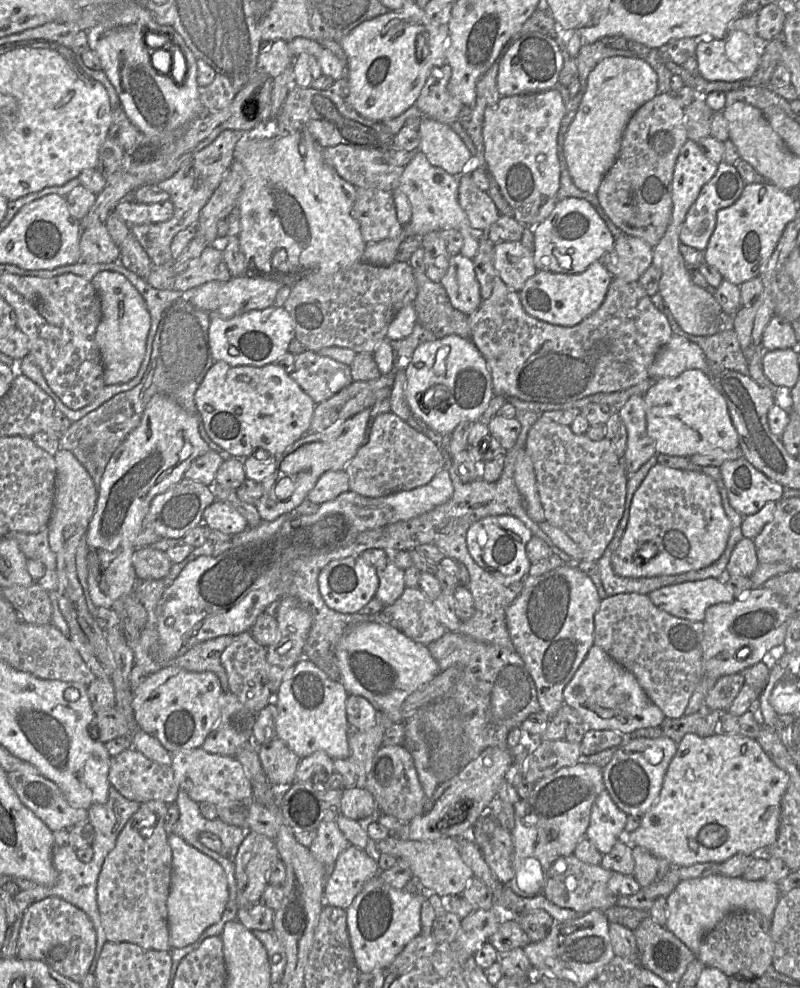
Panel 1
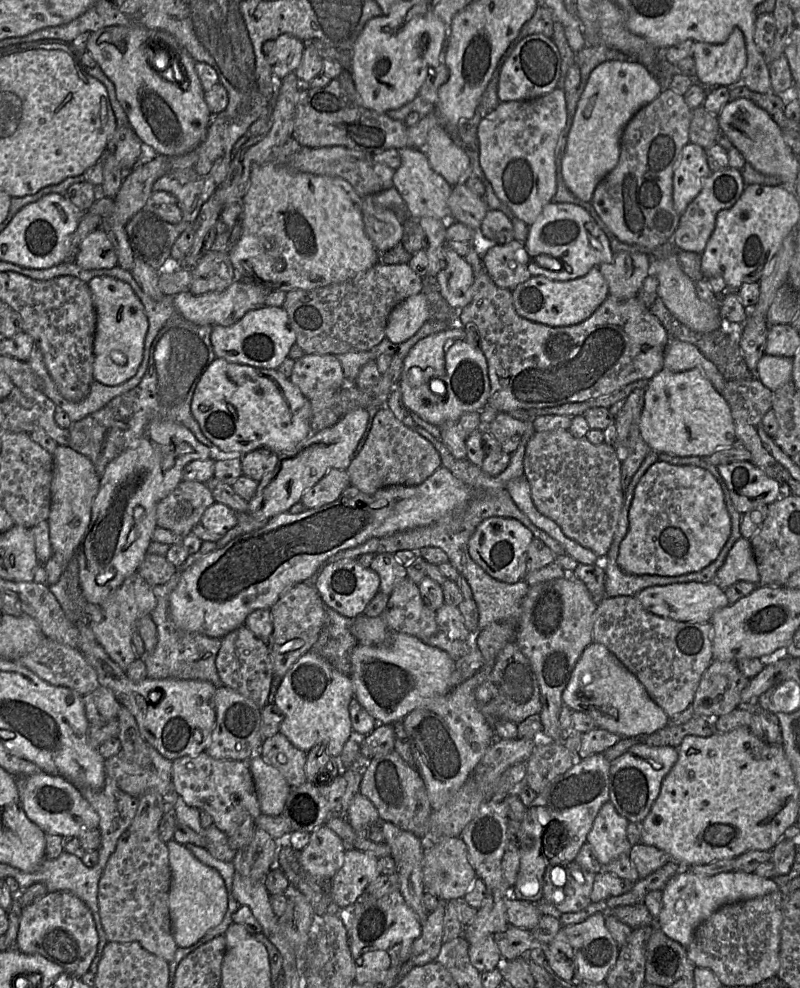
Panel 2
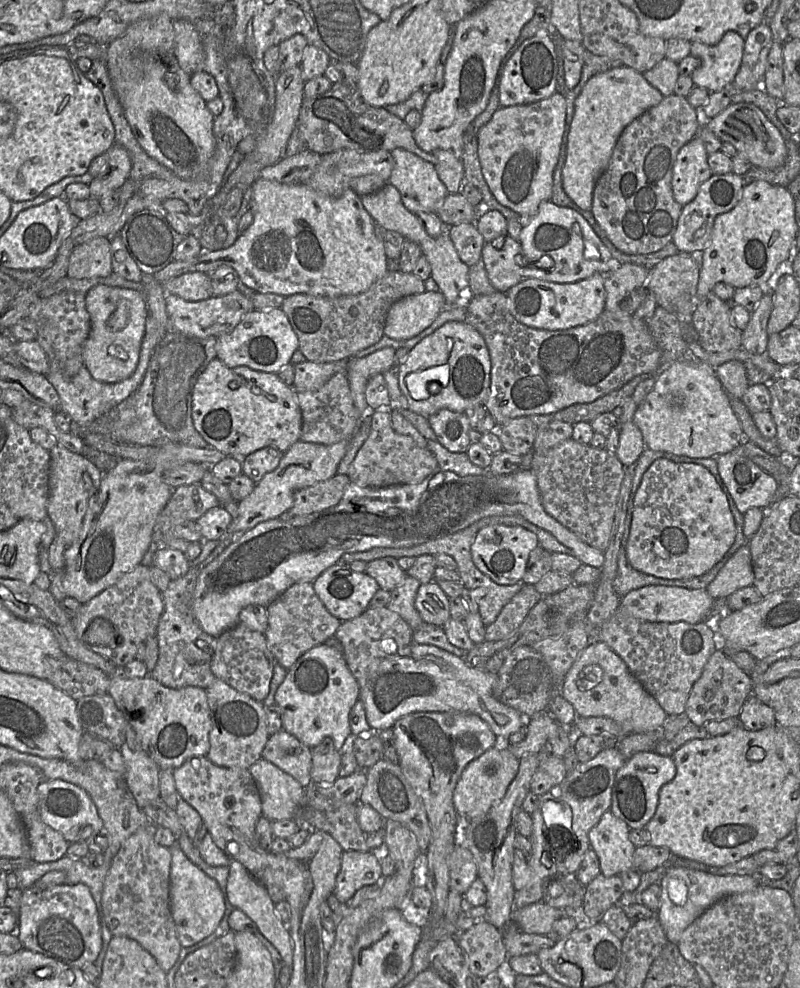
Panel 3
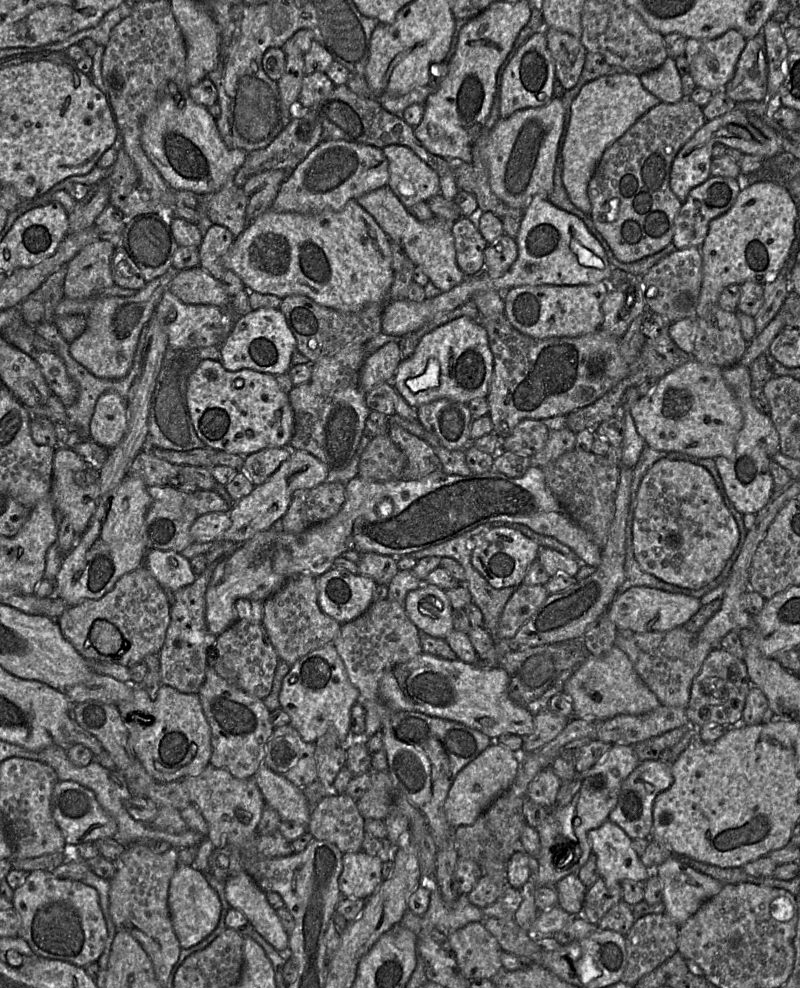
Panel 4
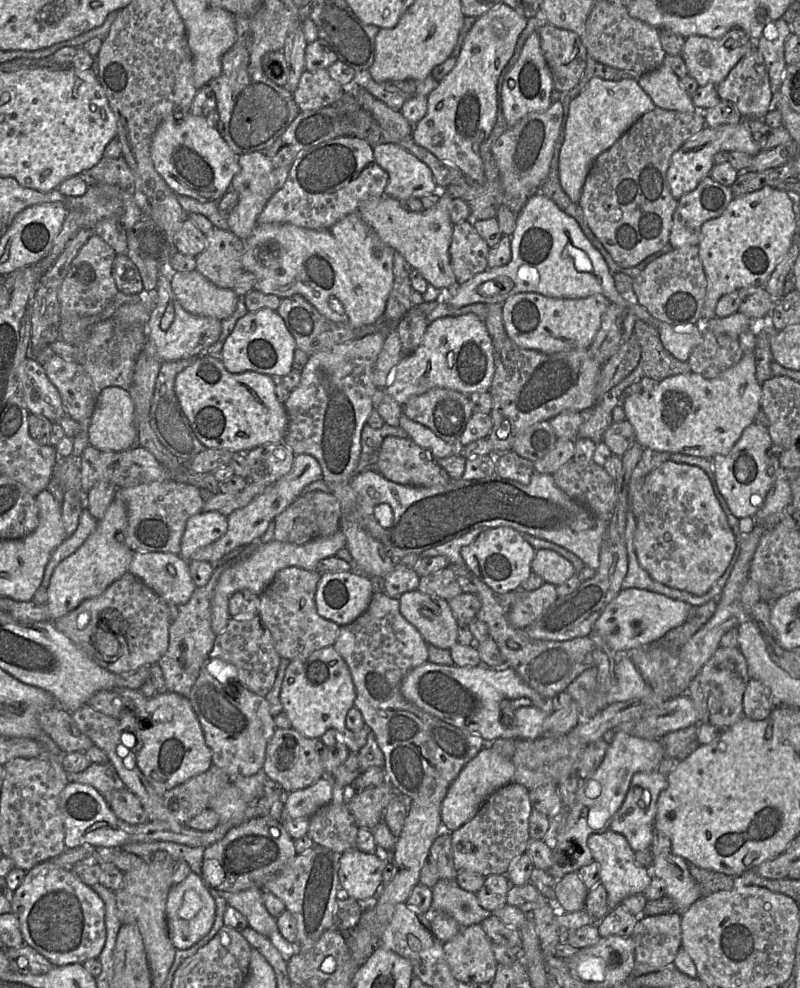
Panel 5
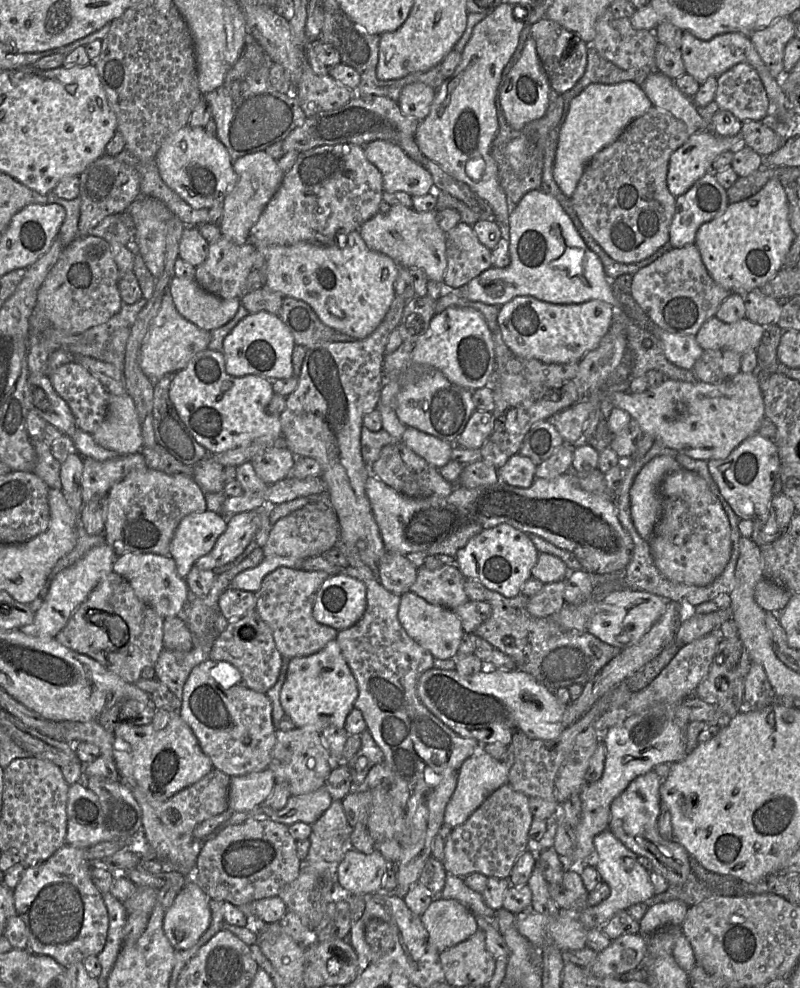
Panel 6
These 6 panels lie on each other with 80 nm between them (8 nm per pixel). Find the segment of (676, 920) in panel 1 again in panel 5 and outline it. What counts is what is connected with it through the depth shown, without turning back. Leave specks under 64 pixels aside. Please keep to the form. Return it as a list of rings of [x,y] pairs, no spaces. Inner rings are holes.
[[[672,852],[653,857],[652,876],[659,877],[666,885],[665,895],[672,899],[676,911],[683,913],[703,895],[690,874],[688,862]]]

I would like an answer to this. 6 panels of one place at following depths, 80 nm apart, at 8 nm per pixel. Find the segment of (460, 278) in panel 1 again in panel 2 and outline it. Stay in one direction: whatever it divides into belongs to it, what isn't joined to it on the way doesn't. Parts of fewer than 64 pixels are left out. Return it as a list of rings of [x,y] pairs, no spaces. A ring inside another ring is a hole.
[[[451,247],[445,250],[446,267],[438,272],[436,279],[439,290],[447,303],[461,310],[471,301],[474,273],[471,265]]]

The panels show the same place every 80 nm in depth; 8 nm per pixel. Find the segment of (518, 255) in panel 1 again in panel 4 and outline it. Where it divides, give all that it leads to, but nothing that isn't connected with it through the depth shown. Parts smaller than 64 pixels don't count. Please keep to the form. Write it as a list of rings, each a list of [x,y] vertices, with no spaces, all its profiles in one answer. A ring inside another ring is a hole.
[[[503,235],[496,242],[488,244],[484,251],[485,269],[492,278],[505,274],[518,256],[516,240]]]

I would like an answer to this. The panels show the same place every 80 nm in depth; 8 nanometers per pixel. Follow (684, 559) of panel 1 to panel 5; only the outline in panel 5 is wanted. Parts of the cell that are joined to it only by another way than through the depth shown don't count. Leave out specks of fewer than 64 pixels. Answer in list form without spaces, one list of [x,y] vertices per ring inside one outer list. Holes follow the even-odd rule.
[[[667,461],[647,474],[641,491],[642,512],[634,533],[640,566],[657,582],[704,595],[725,573],[736,548],[708,475],[699,467]]]

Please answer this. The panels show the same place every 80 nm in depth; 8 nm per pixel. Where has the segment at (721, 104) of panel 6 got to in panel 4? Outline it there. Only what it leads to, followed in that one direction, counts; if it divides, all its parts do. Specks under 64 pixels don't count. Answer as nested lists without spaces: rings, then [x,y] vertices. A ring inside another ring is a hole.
[[[763,29],[755,37],[747,40],[736,64],[733,78],[723,90],[735,102],[762,101],[770,97]]]

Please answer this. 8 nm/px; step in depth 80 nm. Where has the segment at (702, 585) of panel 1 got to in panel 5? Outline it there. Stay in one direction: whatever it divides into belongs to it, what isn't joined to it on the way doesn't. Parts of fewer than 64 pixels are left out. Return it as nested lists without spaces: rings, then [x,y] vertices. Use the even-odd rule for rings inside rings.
[[[621,589],[595,621],[593,631],[600,635],[615,652],[627,652],[639,646],[655,643],[670,630],[684,624],[692,608],[686,602],[648,590]]]

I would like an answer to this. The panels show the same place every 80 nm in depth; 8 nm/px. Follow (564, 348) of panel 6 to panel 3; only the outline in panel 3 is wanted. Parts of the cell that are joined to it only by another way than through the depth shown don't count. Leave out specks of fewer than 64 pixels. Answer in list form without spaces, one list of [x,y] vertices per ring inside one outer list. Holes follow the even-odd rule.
[[[601,273],[574,283],[555,283],[529,278],[507,292],[508,308],[515,319],[528,327],[543,330],[564,330],[597,319],[605,309],[606,290]]]

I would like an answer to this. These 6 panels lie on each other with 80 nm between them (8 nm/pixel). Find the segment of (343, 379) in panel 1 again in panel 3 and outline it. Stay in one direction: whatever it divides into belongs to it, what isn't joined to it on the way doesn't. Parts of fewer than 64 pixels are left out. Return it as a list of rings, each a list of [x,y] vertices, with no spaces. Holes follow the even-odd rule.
[[[306,360],[294,365],[293,388],[297,391],[316,391],[320,389],[334,374],[346,369],[347,360],[331,362],[312,362]]]

